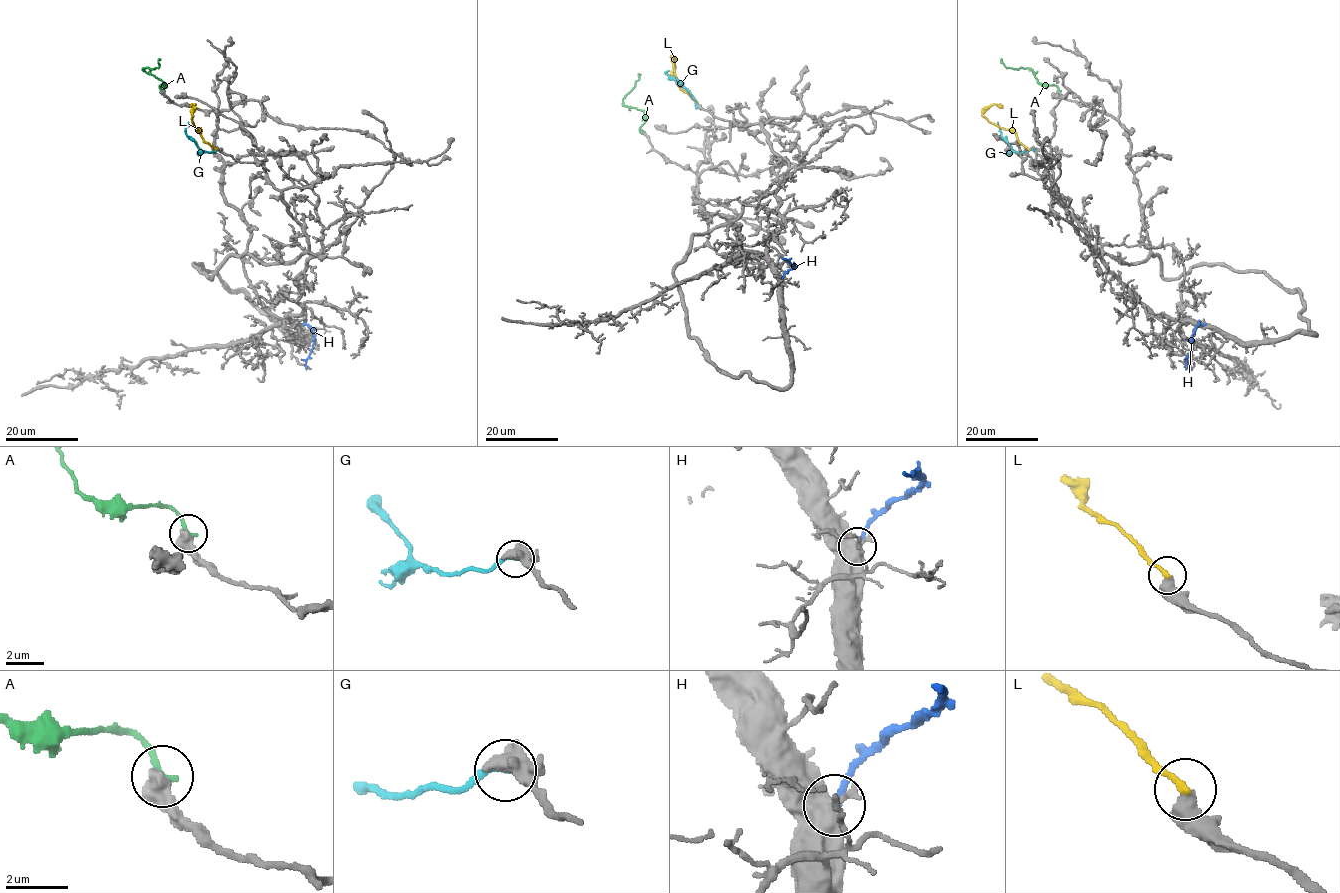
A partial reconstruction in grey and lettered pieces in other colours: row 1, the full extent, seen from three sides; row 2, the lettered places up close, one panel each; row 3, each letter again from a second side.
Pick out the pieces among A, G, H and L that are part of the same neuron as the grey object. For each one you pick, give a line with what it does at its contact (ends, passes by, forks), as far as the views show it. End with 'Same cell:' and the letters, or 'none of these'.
L: it ends
Same cell: L

